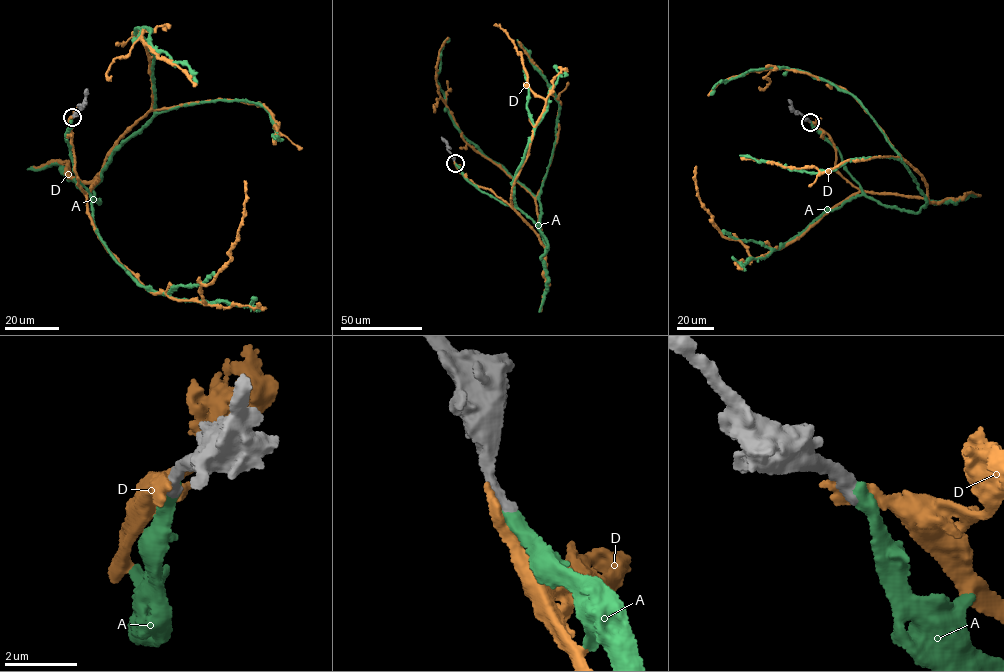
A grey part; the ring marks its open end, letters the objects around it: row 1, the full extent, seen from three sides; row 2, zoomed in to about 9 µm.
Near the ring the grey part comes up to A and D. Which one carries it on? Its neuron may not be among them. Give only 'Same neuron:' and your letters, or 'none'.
Same neuron: A

